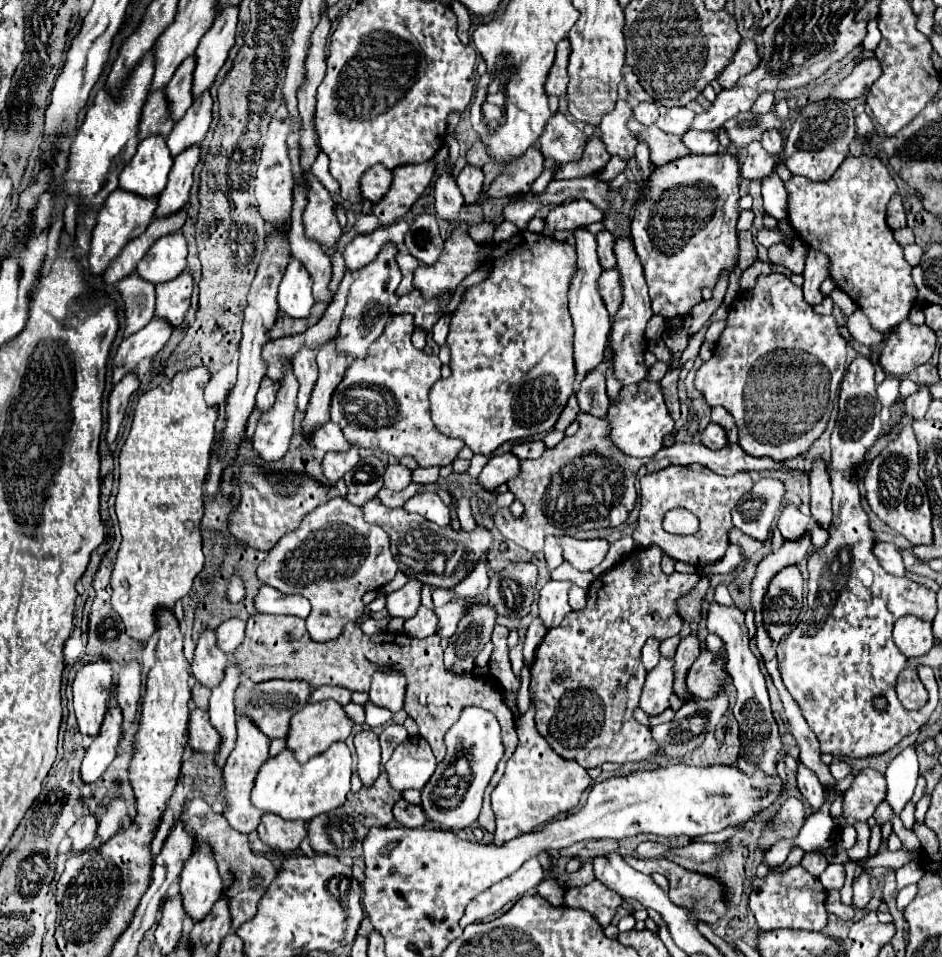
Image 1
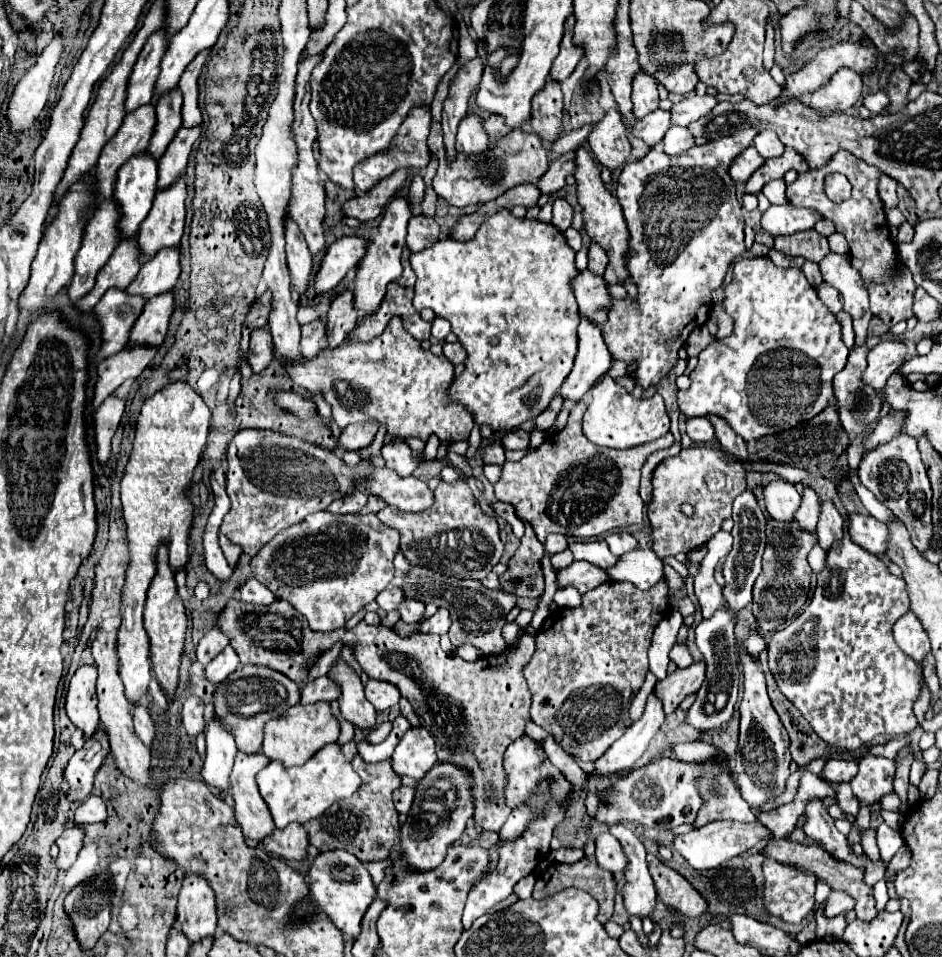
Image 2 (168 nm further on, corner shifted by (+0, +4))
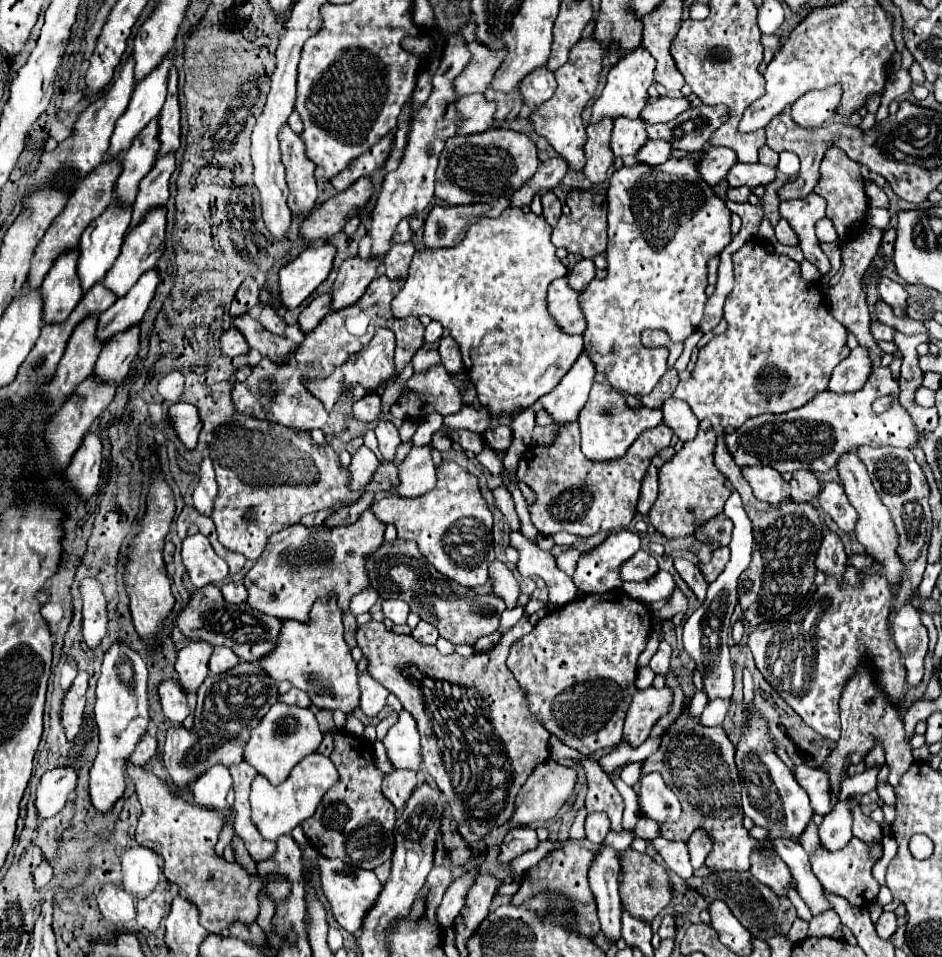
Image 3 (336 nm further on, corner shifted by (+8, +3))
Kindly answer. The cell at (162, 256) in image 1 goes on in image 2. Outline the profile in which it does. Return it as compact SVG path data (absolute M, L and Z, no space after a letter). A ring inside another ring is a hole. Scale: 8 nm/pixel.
M167 248L161 250L155 258L151 258L147 264L143 262L137 278L127 288L129 296L141 296L145 302L153 296L171 292L177 278L179 278L179 250Z

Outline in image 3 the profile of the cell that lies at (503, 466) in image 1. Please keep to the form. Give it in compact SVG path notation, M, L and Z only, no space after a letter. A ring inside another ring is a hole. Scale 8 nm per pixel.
M469 431L453 433L453 441L457 441L457 443L463 447L463 451L473 453L473 455L481 453L481 451L483 451L483 447L485 447L483 437L481 437L481 435L477 435L477 433L469 433Z

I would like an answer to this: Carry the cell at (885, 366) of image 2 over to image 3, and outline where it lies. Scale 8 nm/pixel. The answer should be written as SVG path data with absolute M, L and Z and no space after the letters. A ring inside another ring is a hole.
M859 345L833 371L831 381L829 381L829 391L853 393L865 385L871 371L873 371L873 361L869 357L869 351Z

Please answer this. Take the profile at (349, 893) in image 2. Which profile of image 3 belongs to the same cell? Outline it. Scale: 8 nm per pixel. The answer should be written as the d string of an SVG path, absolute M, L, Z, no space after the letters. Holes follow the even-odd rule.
M319 855L317 865L319 865L319 881L321 881L321 887L323 887L325 899L331 905L335 921L349 933L359 931L365 913L369 911L373 901L379 897L383 885L379 883L379 879L375 877L373 871L353 869L351 865L345 865L345 861L341 861L341 859L327 859L327 857Z

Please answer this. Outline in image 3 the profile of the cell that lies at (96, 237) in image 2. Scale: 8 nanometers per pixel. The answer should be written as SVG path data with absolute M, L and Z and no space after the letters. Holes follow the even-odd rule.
M69 249L57 257L45 281L41 293L45 293L45 321L65 321L75 305L81 301L81 281L77 275L79 249Z

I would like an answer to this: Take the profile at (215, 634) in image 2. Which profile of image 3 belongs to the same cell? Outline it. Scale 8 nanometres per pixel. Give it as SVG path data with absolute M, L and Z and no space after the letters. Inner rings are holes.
M191 641L187 647L183 647L177 653L175 671L179 673L185 693L197 691L197 687L207 677L207 673L209 673L207 661L209 661L211 653L213 653L213 645L209 645L207 641Z

